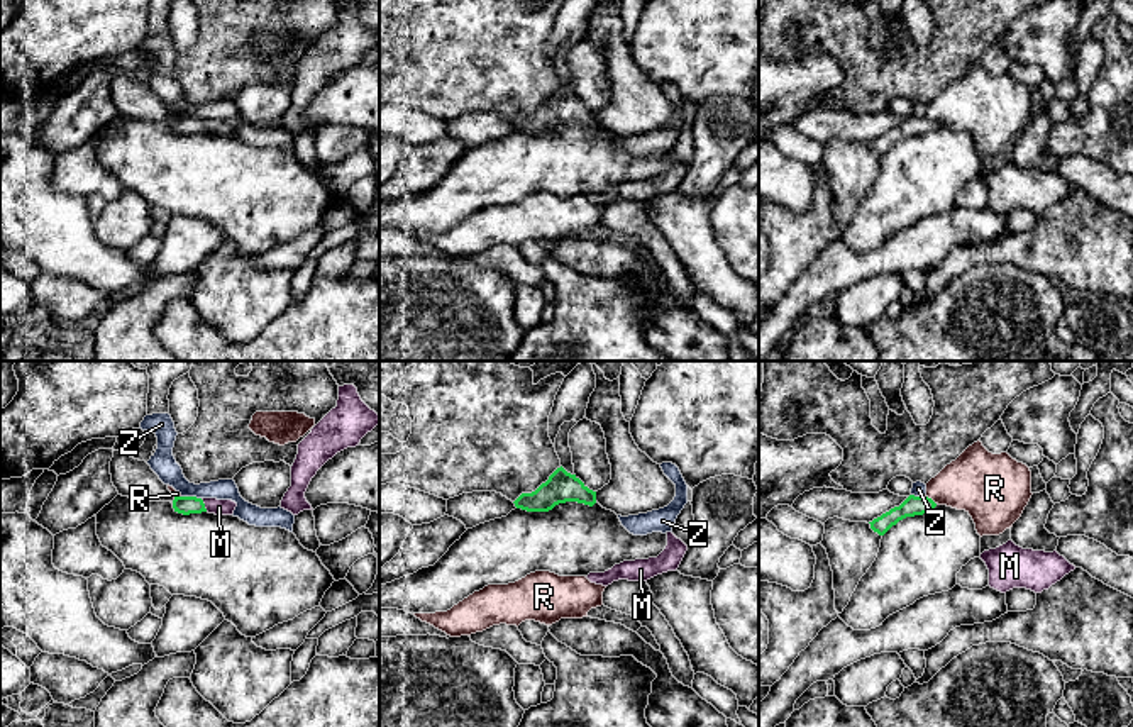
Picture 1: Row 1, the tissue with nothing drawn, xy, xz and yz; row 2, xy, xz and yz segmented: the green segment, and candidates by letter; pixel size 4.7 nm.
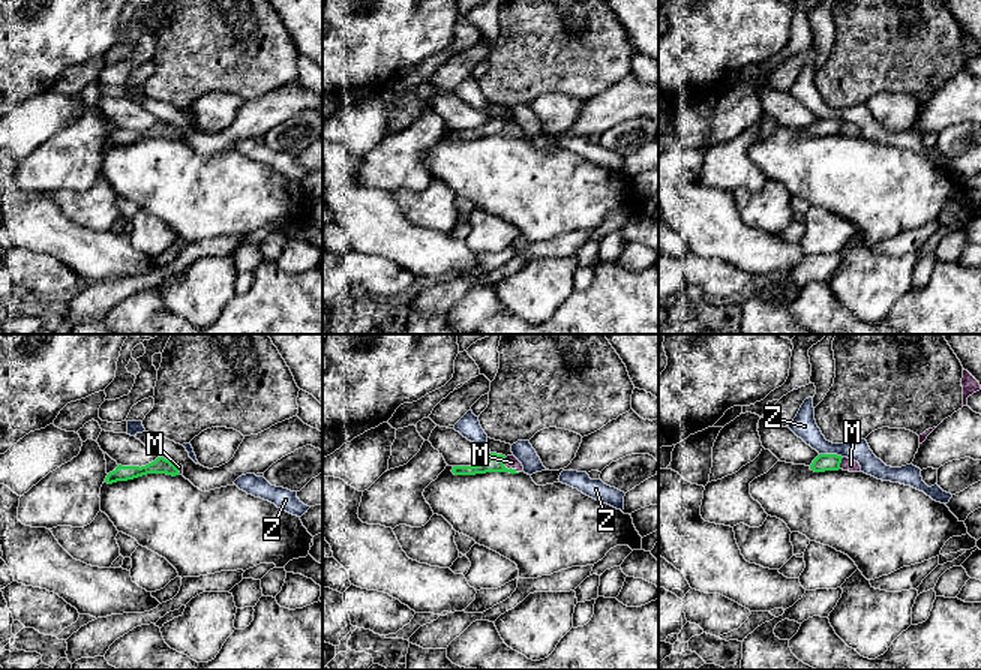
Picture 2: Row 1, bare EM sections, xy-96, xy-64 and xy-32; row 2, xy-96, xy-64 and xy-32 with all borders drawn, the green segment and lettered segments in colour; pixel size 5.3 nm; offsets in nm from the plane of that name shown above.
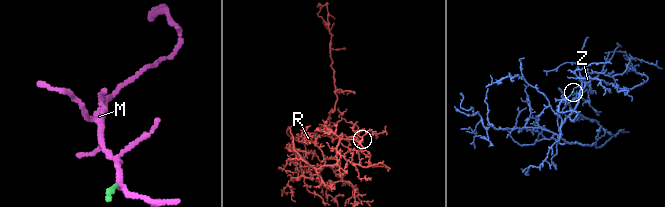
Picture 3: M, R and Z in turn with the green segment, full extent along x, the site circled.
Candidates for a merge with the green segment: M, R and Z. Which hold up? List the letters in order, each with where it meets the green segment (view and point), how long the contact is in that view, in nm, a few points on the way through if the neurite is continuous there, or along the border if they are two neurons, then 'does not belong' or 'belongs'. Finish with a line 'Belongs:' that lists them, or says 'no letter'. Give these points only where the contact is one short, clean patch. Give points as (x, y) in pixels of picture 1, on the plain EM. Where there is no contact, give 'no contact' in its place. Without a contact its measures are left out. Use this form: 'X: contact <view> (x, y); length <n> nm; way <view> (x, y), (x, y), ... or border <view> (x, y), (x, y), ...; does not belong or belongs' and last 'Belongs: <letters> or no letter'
M: contact xy (204, 126); length 70 nm; way xy (185, 126), (204, 126), (219, 127); belongs
R: contact yz (930, 119); length 70 nm; border yz (925, 116), (935, 124); does not belong
Z: contact xy (192, 117); length 100 nm; border xy (182, 116), (200, 119); does not belong
Belongs: M

